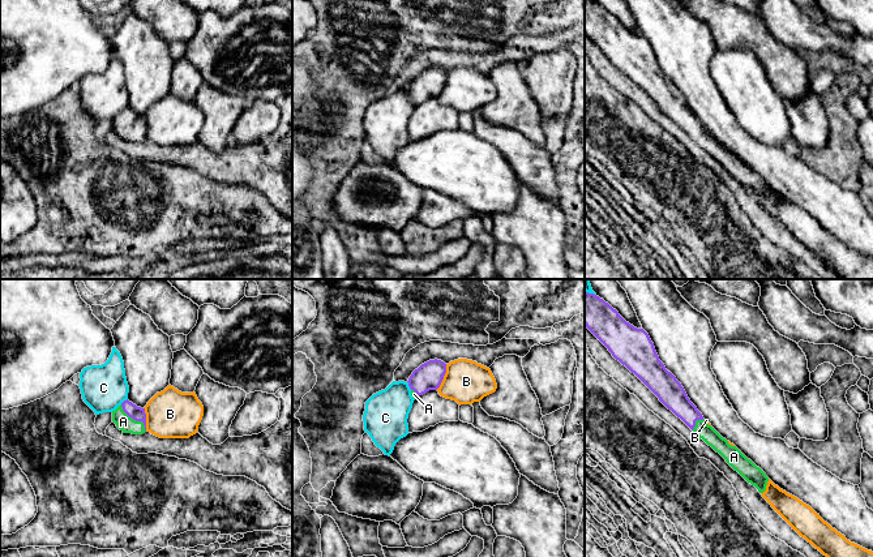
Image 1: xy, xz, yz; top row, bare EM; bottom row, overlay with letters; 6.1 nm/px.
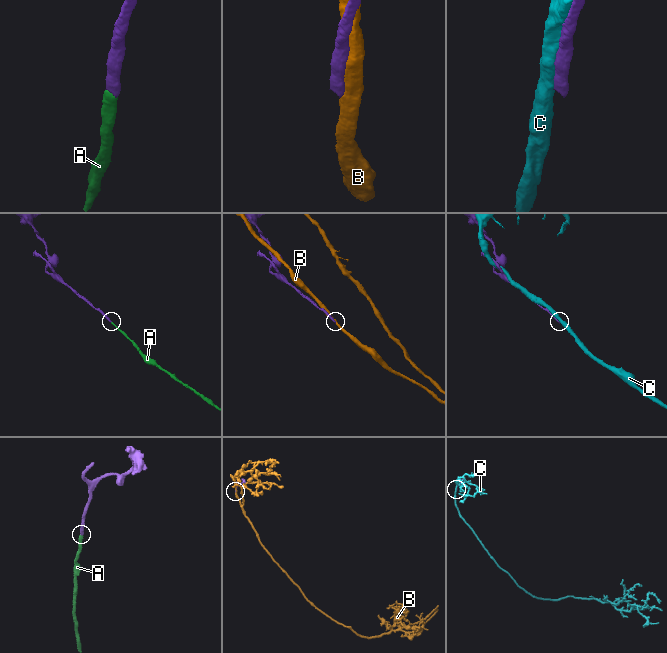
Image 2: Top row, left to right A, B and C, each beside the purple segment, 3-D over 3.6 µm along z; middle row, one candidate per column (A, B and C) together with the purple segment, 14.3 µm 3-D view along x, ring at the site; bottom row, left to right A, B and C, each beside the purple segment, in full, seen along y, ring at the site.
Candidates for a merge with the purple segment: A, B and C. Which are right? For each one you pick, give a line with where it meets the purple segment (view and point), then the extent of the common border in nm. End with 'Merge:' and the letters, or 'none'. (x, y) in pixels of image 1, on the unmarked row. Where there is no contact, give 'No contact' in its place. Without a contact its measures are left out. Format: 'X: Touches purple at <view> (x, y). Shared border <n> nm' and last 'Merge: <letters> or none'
A: Touches purple at xy (135, 127). Shared border 220 nm
Merge: A

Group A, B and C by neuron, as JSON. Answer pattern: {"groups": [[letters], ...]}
{"groups": [["A"], ["B"], ["C"]]}

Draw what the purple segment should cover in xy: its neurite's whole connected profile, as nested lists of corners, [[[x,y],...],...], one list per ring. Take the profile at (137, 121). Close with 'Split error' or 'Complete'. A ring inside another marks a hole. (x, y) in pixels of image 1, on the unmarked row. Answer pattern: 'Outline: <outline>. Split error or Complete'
Outline: [[[128,107],[112,119],[112,129],[123,141],[142,142],[146,140],[145,116],[137,115]]]. Split error

